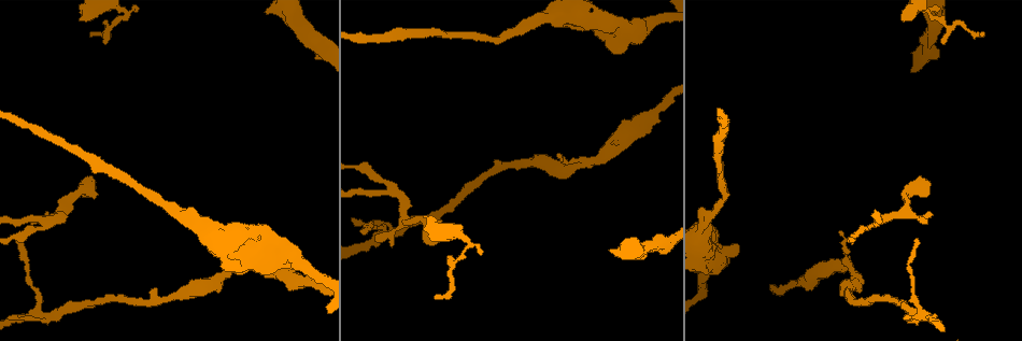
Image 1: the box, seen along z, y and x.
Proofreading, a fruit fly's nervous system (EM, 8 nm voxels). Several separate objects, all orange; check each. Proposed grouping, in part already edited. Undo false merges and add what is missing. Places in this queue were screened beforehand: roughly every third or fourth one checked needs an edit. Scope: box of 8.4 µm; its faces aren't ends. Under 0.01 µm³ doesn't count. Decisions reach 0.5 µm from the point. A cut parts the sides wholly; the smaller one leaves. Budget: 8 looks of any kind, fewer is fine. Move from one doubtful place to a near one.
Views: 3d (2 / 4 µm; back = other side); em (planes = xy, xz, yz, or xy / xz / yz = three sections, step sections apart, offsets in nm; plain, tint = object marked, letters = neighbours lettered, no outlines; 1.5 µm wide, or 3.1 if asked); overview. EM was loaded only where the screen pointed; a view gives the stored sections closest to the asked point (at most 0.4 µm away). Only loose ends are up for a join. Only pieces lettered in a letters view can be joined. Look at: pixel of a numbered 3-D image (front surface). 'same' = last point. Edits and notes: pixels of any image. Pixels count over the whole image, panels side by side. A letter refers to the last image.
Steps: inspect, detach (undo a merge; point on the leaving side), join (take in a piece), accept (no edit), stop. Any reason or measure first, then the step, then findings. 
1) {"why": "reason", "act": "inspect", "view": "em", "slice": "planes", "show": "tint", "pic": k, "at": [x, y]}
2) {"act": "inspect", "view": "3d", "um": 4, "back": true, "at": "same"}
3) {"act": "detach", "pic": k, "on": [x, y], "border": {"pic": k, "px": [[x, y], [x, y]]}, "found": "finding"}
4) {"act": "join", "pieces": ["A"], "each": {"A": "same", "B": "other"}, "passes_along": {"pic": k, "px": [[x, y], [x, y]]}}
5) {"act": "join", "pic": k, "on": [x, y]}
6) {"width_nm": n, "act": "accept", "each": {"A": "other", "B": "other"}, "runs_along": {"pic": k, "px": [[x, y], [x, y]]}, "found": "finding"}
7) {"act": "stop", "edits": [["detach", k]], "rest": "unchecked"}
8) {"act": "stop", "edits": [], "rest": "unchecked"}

{"act": "inspect", "view": "em", "slice": "xz", "step": 8, "show": "letters", "pic": 1, "at": [434, 296]}

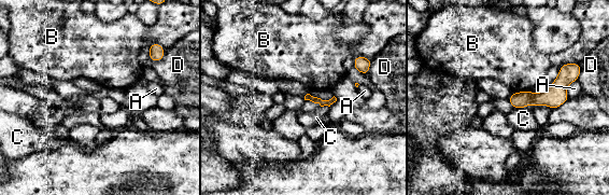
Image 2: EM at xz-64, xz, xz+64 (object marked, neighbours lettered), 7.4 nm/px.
{"why": "another direction", "act": "inspect", "view": "em", "slice": "planes", "show": "letters", "at": "same"}

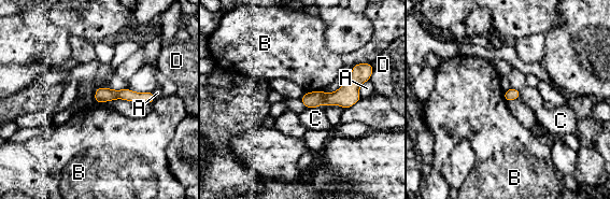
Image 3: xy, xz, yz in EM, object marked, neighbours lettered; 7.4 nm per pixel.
{"act": "accept", "each": {"A": "other", "B": "other", "C": "other", "D": "other"}, "runs_along": {"pic": 3, "px": [[363, 74], [339, 98], [304, 100]]}, "found": "no lettered piece goes on from it"}

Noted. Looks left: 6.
{"why": "an open end", "act": "inspect", "view": "3d", "um": 2, "pic": 1, "at": [901, 18]}

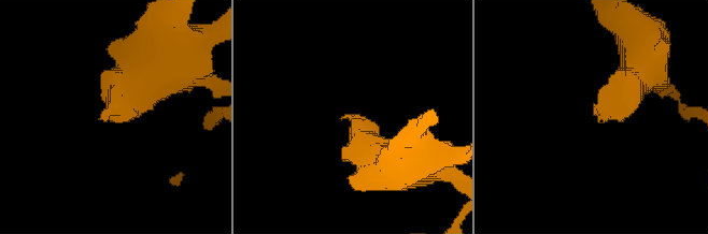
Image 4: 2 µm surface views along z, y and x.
{"why": "need the tissue", "act": "inspect", "view": "em", "slice": "planes", "show": "letters", "pic": 4, "at": [100, 119]}

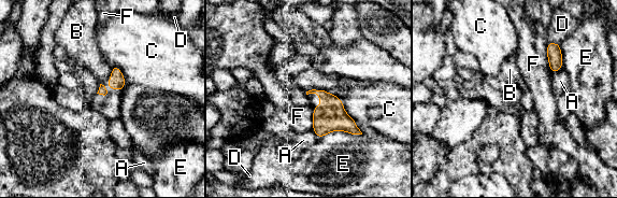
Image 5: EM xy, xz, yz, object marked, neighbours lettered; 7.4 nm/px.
{"act": "accept", "each": {"A": "other", "B": "other", "C": "other", "D": "other", "E": "other", "F": "other"}, "border": {"pic": 5, "px": [[111, 66], [111, 73], [106, 79]]}, "found": "none of them fits"}

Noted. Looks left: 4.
{"why": "thick turns thin", "act": "inspect", "view": "3d", "um": 2, "pic": 1, "at": [523, 161]}

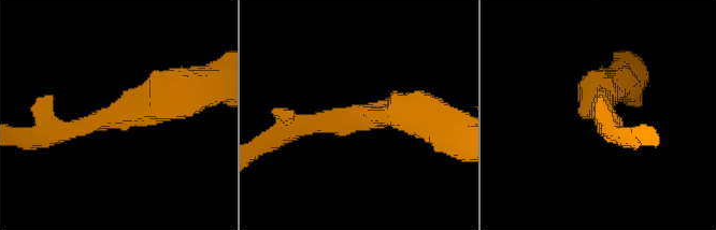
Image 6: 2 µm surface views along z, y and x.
{"act": "inspect", "view": "em", "slice": "planes", "show": "letters", "pic": 6, "at": [360, 114]}

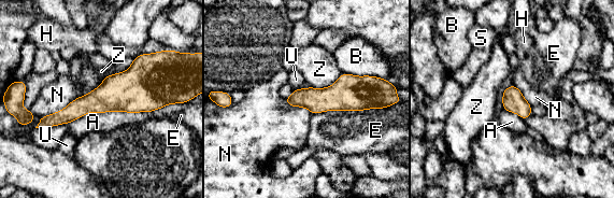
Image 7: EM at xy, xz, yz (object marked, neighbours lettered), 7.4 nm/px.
{"act": "accept", "each": {"A": "other", "B": "other", "E": "other", "H": "other", "N": "other", "S": "other", "U": "other", "Z": "other"}, "runs_along": {"pic": 7, "px": [[165, 93], [115, 93], [42, 125]]}, "found": "all the same neuron"}

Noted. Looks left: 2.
{"act": "stop", "edits": [], "rest": "unchecked"}

